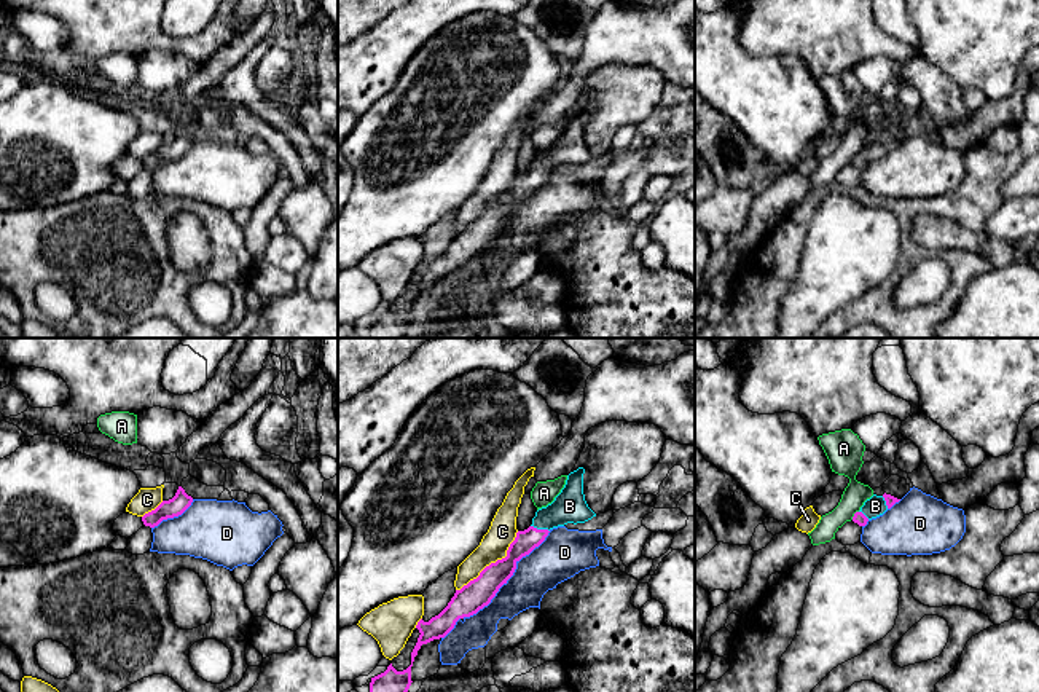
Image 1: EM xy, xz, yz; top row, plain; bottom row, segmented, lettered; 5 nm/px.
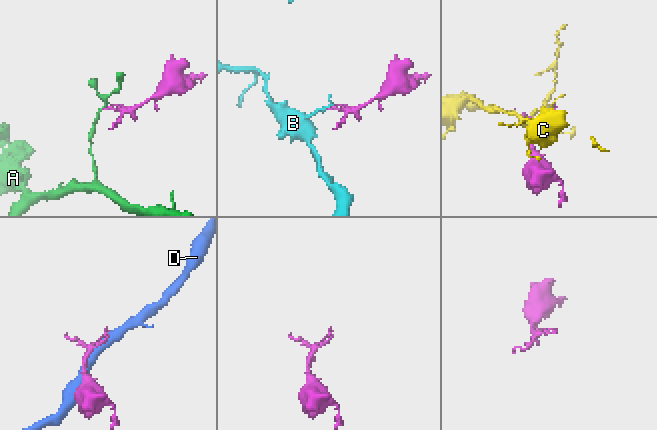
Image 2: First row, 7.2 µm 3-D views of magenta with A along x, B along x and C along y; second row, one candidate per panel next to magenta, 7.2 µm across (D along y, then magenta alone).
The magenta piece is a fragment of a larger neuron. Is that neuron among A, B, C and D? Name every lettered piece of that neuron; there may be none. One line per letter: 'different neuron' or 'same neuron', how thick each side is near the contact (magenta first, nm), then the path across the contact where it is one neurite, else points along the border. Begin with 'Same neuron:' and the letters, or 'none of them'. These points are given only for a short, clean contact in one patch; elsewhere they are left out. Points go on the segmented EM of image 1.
Same neuron: B
A: different neuron; 60 nm thick on the magenta side, 120 nm on the other; border along yz (858, 511), (851, 518)
B: same neuron; 110 nm thick on the magenta side, 170 nm on the other; runs through xz (526, 541), (541, 530), (569, 506)
C: different neuron; 150 nm thick on the magenta side, 140 nm on the other
D: different neuron; 150 nm thick on the magenta side, 220 nm on the other

